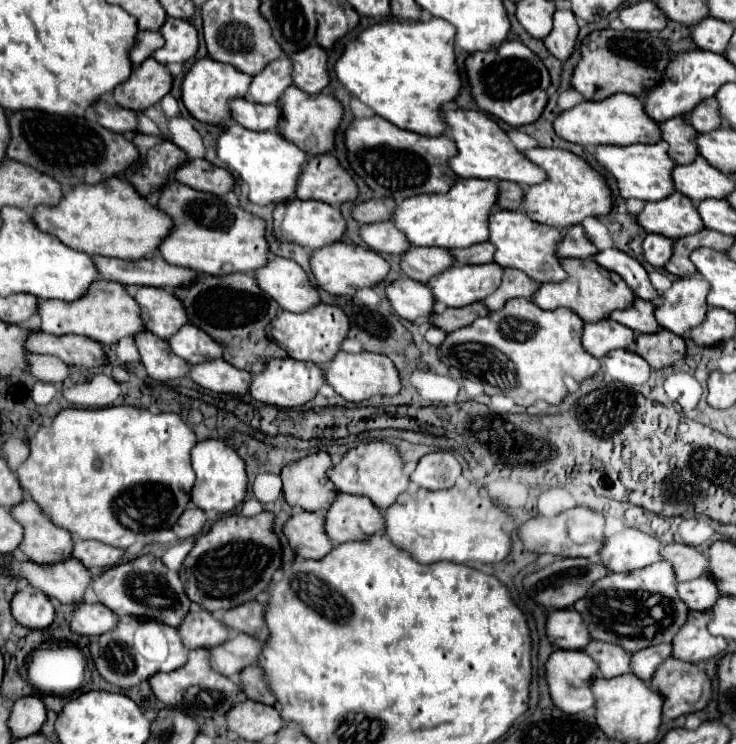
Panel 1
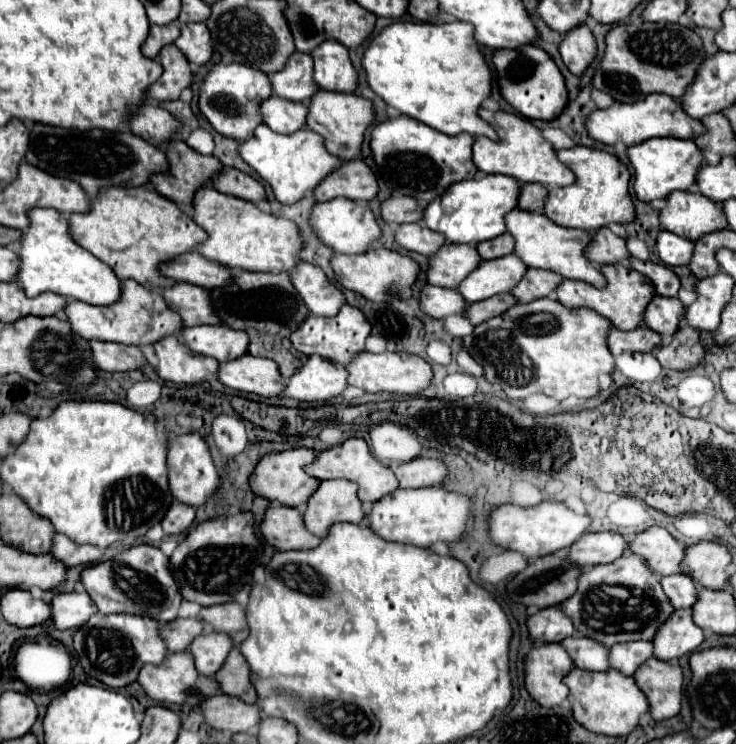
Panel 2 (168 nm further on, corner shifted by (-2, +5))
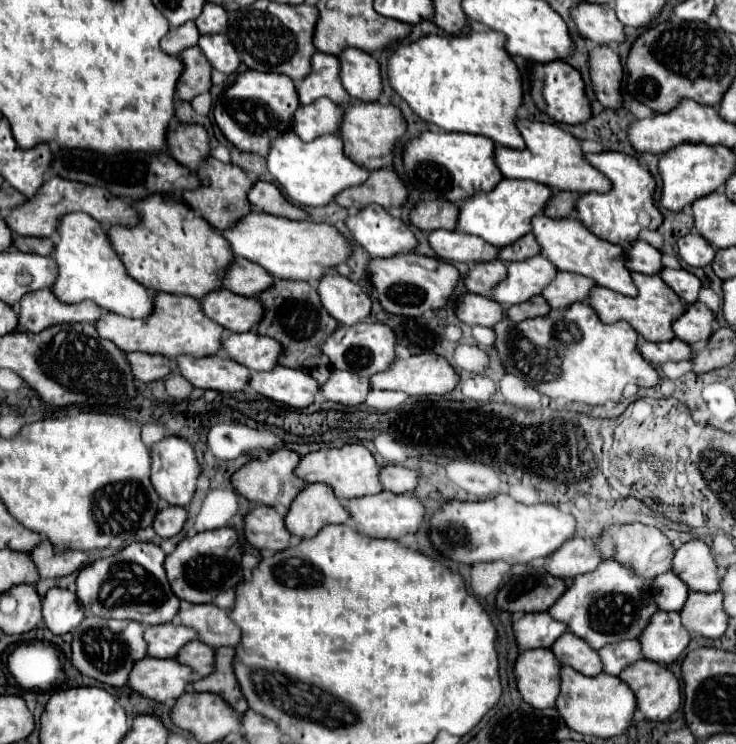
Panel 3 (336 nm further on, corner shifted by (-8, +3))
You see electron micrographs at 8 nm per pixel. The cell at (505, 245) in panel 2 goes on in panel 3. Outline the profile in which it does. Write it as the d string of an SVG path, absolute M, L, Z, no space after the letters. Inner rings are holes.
M527 233L519 241L515 241L513 245L503 247L499 251L499 259L501 261L525 261L525 259L539 255L539 253L541 253L541 247L537 245L537 239L533 237L533 233Z

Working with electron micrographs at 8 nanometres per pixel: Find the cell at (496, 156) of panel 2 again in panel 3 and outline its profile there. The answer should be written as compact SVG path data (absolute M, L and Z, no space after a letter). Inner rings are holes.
M521 119L521 135L527 143L527 149L523 151L509 147L495 149L495 163L507 179L531 179L559 191L577 191L577 193L589 193L589 191L607 193L607 189L611 187L611 181L605 179L603 173L599 173L593 165L585 161L581 141L571 133L563 131L561 127L557 127L555 123Z

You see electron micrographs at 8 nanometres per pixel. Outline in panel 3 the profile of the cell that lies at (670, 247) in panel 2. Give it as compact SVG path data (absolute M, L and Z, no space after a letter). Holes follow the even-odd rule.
M689 233L677 241L677 251L679 251L681 259L693 267L705 267L715 257L715 249L709 245L709 241L705 241L705 237L693 235L693 233Z

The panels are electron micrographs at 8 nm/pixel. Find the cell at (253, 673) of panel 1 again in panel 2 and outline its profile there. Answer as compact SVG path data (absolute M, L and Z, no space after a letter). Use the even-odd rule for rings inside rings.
M233 649L225 661L225 665L217 671L215 679L223 693L243 699L245 703L257 701L257 691L249 679L249 665L239 649Z

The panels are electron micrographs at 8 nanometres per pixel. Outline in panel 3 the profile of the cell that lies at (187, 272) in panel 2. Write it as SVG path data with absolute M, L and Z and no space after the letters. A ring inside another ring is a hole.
M239 257L225 273L223 283L225 283L225 289L237 295L257 297L261 289L269 289L269 285L273 285L273 277L265 273L261 265L253 265L253 261L245 261L243 257Z

